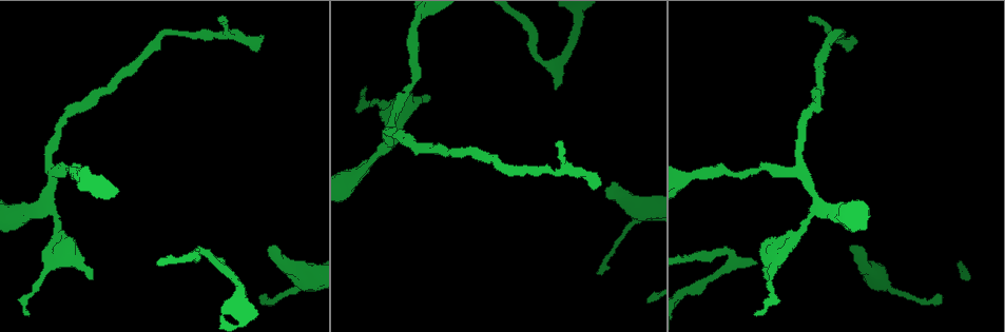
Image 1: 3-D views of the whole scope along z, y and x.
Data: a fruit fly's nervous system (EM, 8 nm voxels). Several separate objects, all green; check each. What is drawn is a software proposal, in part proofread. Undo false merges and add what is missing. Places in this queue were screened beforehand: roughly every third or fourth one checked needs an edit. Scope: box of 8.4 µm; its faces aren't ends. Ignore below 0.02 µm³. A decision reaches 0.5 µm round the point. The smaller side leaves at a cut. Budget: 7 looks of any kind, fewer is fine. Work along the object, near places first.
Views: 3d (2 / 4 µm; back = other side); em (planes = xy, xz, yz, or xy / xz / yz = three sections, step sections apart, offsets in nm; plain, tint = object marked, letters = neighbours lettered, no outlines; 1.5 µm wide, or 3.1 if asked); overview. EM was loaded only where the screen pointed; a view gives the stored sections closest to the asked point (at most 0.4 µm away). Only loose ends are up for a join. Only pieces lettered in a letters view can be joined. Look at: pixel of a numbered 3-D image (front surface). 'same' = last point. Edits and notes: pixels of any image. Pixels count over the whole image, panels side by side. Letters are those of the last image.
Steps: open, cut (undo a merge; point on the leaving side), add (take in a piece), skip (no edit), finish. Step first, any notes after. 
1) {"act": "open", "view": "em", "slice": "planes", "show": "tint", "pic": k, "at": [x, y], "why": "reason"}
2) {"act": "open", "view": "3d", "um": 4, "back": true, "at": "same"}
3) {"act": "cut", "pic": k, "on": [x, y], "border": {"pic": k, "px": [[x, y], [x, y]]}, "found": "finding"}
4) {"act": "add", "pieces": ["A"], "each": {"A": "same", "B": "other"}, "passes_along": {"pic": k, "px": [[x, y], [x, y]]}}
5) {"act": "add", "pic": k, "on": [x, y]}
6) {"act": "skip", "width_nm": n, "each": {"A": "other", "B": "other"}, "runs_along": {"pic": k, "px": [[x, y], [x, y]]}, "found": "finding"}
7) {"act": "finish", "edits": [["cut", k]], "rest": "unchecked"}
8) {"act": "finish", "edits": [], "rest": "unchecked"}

{"act": "open", "view": "3d", "um": 2, "pic": 1, "at": [274, 247], "why": "branch stops here"}

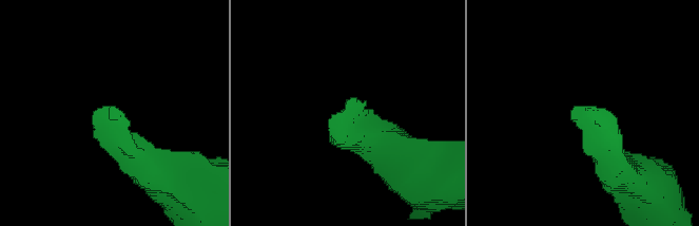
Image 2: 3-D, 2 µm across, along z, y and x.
{"act": "open", "view": "em", "slice": "planes", "show": "letters", "pic": 2, "at": [113, 110]}

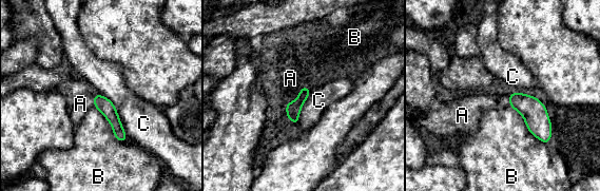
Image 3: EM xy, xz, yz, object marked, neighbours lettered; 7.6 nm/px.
{"act": "add", "pieces": ["A"], "each": {"A": "same", "B": "other", "C": "other"}, "passes_along": {"pic": 3, "px": [[293, 109], [298, 96], [290, 78]]}, "found": "the neuron continues"}

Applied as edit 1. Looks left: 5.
{"act": "open", "view": "3d", "um": 4, "back": true, "pic": 1, "at": [755, 260], "why": "an open end"}

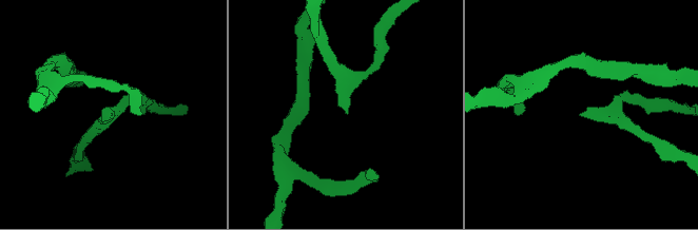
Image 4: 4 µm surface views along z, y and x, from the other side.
{"act": "open", "view": "em", "slice": "xz", "step": 4, "show": "letters", "pic": 4, "at": [580, 113], "why": "shape alone is not enough"}

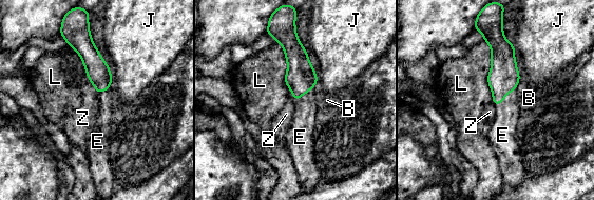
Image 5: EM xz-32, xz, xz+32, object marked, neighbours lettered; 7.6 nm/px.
{"act": "open", "view": "em", "slice": "xy", "step": 4, "show": "letters", "at": "same", "why": "cut it another way"}

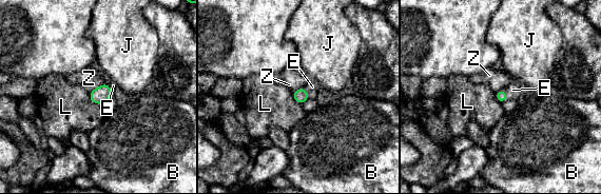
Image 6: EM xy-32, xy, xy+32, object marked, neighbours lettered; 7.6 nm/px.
{"act": "add", "pieces": ["E"], "each": {"B": "other", "E": "same", "J": "other", "L": "other", "Z": "other"}, "passes_along": {"pic": 6, "px": [[100, 95], [110, 90], [113, 85]]}, "found": "the neuron continues"}

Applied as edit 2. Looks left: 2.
{"act": "finish", "edits": [["add", 3], ["add", 6]], "rest": "unchecked"}

